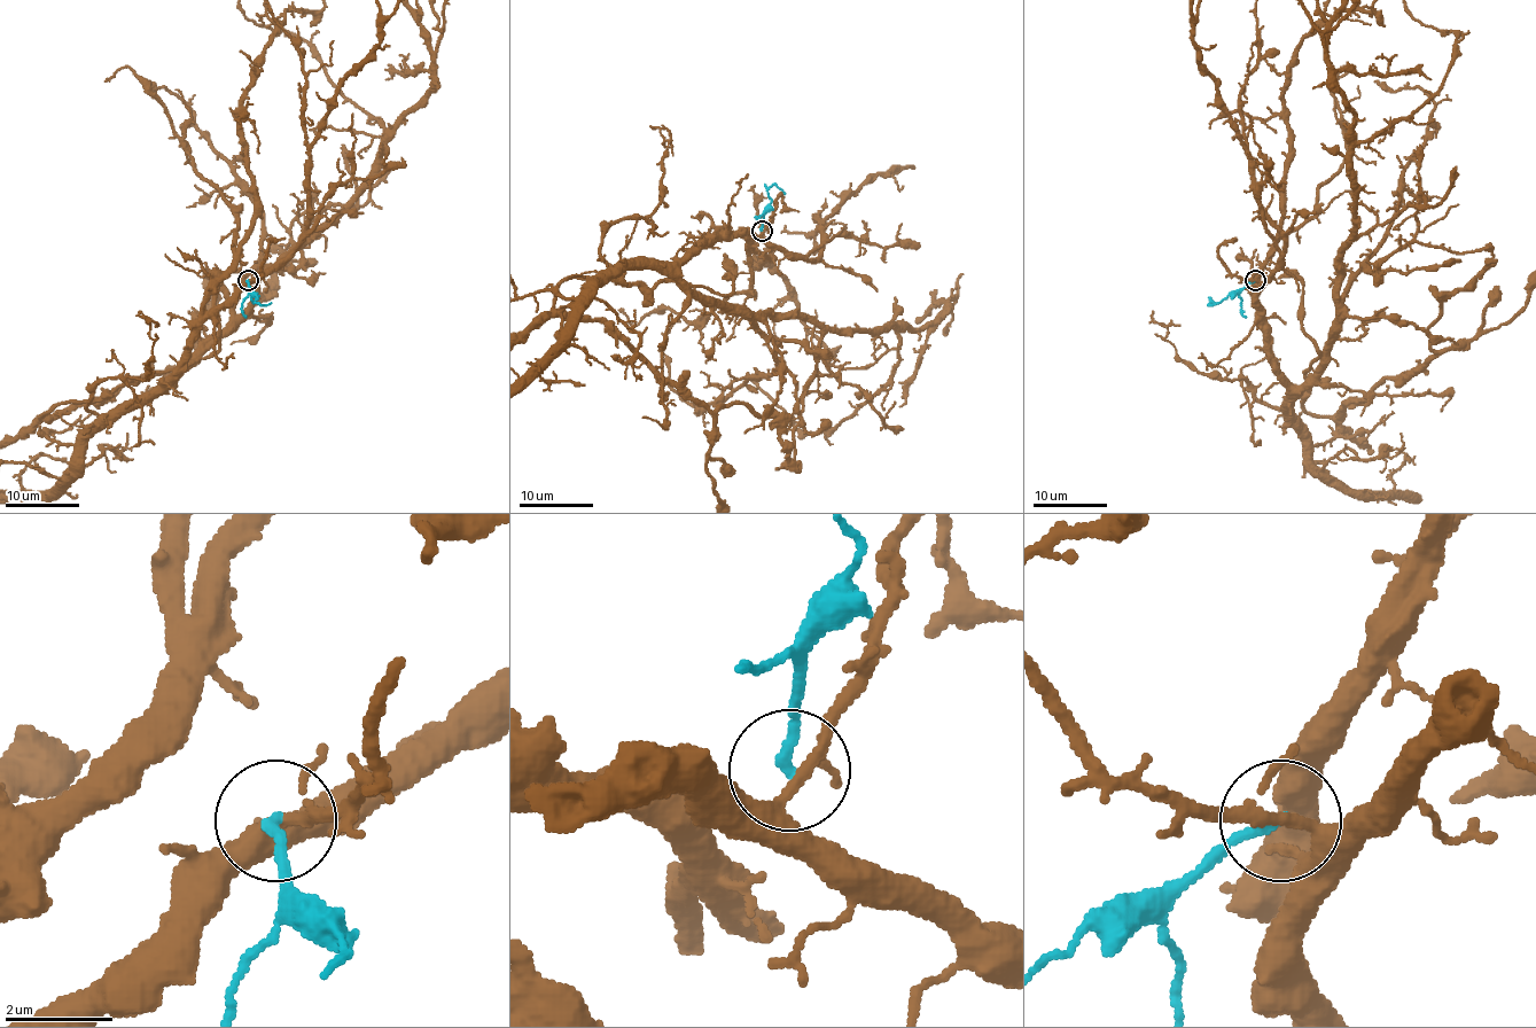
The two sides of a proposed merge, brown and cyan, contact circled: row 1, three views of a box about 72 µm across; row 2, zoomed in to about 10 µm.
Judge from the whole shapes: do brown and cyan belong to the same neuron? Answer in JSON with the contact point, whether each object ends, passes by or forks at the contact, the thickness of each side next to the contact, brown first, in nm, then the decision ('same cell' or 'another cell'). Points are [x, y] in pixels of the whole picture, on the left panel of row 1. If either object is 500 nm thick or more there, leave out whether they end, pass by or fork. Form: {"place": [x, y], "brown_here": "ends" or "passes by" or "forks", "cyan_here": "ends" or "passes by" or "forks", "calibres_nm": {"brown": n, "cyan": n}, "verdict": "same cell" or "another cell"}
{"place": [248, 280], "brown_here": "forks", "cyan_here": "ends", "calibres_nm": {"brown": 180, "cyan": 200}, "verdict": "another cell"}

